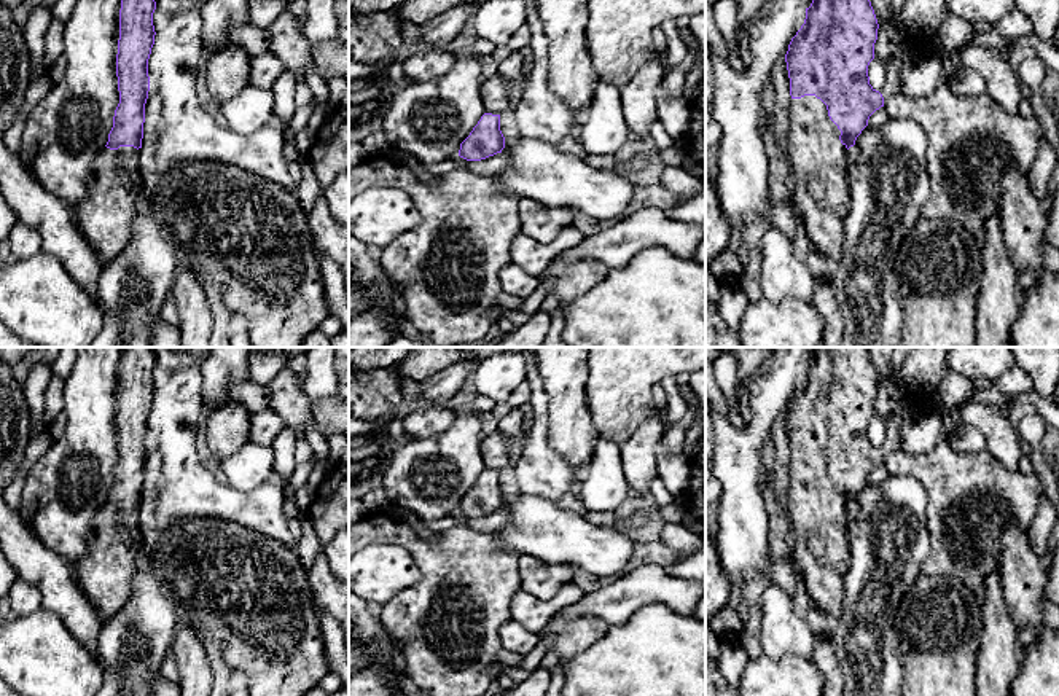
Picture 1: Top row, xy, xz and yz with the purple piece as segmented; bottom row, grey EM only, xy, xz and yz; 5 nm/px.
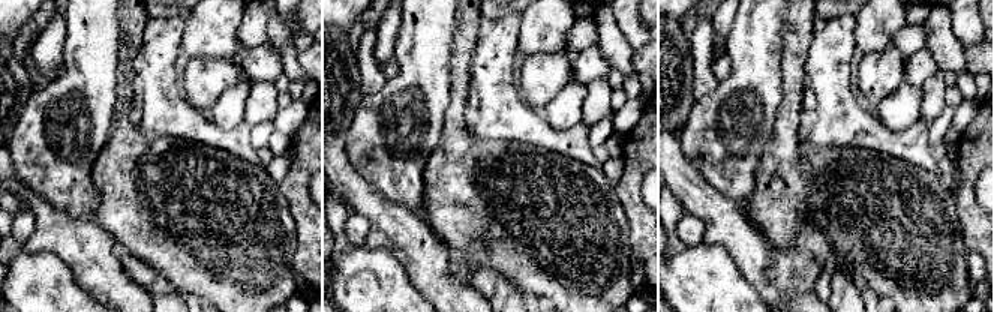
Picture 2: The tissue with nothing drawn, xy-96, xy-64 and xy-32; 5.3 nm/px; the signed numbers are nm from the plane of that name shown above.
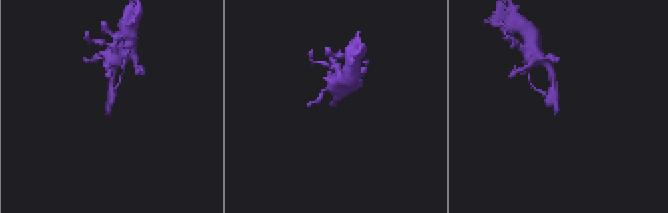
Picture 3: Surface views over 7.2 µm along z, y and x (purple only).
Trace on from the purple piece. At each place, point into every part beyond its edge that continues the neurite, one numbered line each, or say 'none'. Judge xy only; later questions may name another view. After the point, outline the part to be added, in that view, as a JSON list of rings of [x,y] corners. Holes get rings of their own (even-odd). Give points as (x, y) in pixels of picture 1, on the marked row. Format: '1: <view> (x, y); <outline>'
1: xy (105, 217); [[[104,147],[96,158],[88,197],[73,207],[83,239],[104,261],[127,247],[134,217],[140,210],[140,182],[127,170],[135,151],[134,147]]]

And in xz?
1: xz (496, 91); [[[494,75],[483,81],[479,89],[484,111],[500,115],[510,104],[510,83],[502,75]]]

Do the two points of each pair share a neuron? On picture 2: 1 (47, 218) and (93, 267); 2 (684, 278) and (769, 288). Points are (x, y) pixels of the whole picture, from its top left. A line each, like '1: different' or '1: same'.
1: same
2: different

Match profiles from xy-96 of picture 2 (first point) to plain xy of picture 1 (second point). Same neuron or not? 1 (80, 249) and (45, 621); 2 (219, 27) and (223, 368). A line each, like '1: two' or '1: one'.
1: two
2: one

